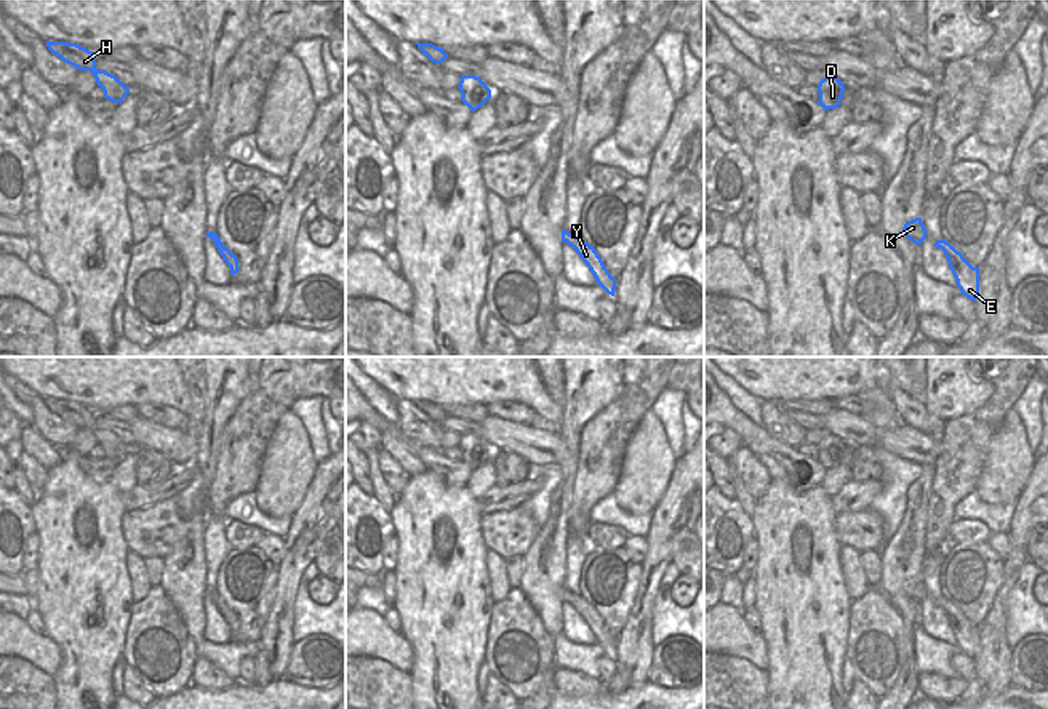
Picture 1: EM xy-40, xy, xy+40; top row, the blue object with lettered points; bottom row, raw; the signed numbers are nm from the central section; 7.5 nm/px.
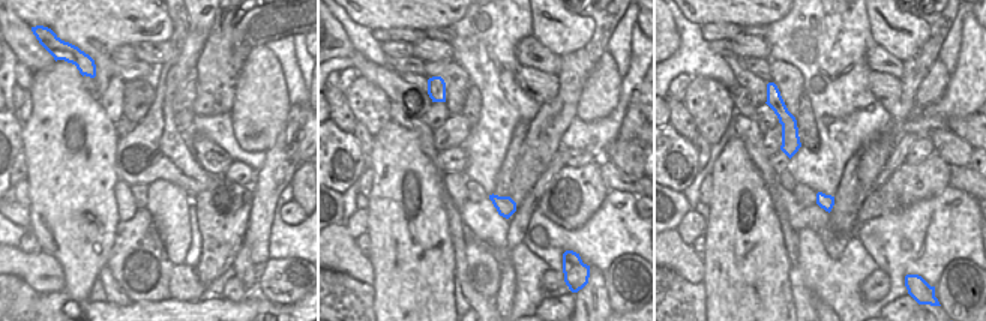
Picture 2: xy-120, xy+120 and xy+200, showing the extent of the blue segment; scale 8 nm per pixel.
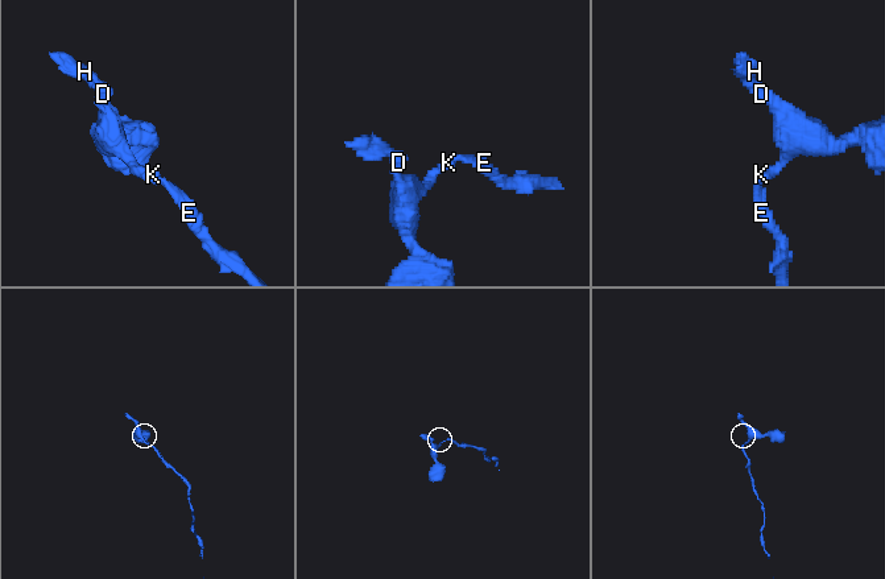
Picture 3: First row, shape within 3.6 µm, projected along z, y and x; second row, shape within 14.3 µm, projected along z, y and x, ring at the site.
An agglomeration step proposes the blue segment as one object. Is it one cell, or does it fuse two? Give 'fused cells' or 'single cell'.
single cell

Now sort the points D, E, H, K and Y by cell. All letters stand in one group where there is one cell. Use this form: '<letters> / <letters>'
D E H K Y

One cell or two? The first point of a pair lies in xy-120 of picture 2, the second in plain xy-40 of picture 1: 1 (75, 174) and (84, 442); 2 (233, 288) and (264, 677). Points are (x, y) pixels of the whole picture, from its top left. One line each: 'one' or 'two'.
1: one
2: two

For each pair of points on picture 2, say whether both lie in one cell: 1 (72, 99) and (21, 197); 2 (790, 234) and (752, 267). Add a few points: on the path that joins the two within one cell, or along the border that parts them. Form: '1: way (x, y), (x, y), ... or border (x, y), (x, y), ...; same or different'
1: border (24, 179), (29, 188), (30, 207); different
2: border (776, 213), (785, 255), (791, 264); different

